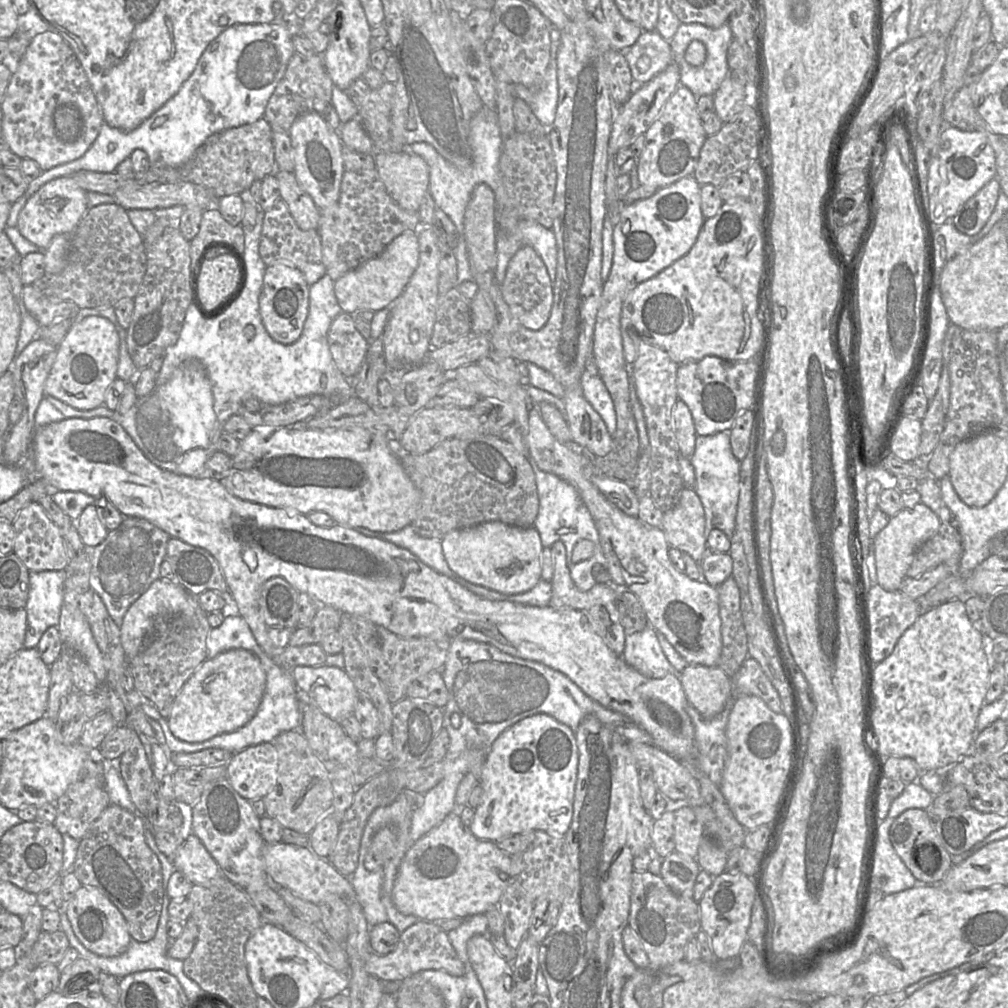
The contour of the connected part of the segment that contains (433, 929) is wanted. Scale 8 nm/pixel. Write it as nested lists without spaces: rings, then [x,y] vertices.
[[[418,921],[401,932],[397,946],[386,955],[379,955],[367,949],[365,969],[370,976],[375,976],[382,982],[402,981],[413,974],[429,969],[443,970],[454,976],[465,974],[465,966],[458,958],[447,932],[429,921]]]

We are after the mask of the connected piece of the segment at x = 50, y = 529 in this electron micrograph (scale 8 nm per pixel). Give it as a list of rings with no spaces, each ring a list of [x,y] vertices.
[[[38,502],[23,507],[12,523],[15,532],[13,552],[30,572],[64,570],[69,558],[64,546],[61,530],[51,521]]]

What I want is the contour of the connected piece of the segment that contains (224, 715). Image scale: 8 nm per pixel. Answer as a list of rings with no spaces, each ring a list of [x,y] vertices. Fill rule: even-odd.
[[[232,649],[207,658],[177,694],[168,717],[169,729],[173,736],[188,743],[236,731],[256,714],[265,687],[265,671],[252,652]]]

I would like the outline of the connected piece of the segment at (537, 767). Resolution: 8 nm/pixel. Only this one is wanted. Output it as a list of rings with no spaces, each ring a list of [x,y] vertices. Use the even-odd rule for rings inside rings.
[[[543,713],[535,714],[515,723],[499,735],[499,737],[493,742],[487,754],[485,763],[482,768],[481,777],[479,779],[479,785],[483,790],[482,801],[480,805],[475,809],[473,821],[469,826],[471,832],[475,835],[476,838],[480,840],[489,840],[493,842],[498,842],[512,835],[520,835],[536,830],[543,830],[553,836],[565,836],[571,825],[573,817],[573,805],[578,774],[578,764],[579,752],[576,735],[567,725],[562,724],[552,716]]]

